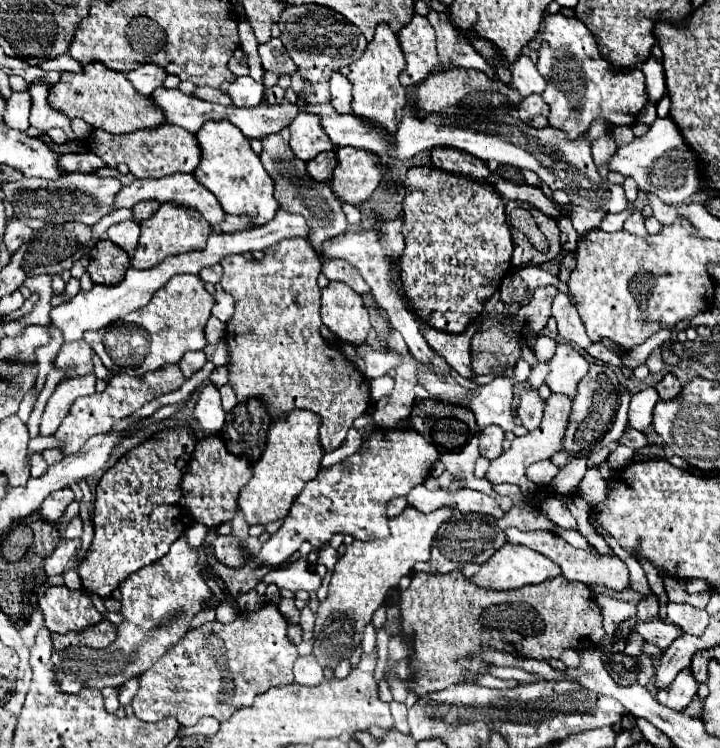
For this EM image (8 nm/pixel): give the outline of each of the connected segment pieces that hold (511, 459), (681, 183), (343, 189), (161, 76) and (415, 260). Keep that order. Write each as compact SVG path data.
M552 394L548 398L548 406L546 406L546 412L544 412L544 418L538 426L538 430L534 432L528 432L526 436L522 438L514 438L512 440L512 446L510 450L506 450L504 454L500 454L498 458L494 458L490 462L490 468L488 468L488 474L486 478L490 482L510 482L510 484L516 484L520 486L522 494L524 496L530 496L534 490L532 490L532 482L528 482L528 478L524 476L526 468L534 462L540 462L540 460L548 460L550 456L554 456L560 448L562 448L562 438L564 438L564 432L566 432L566 426L568 426L568 416L570 416L570 406L572 406L572 398L570 396L564 396L564 394Z
M670 116L656 118L656 122L642 138L634 138L628 146L616 150L616 154L608 162L608 168L624 176L632 176L638 184L638 190L654 192L670 204L680 204L688 200L688 196L698 192L704 184L702 162L698 160L698 154L690 150L690 144L682 138L680 128Z
M340 148L336 152L338 166L334 170L334 192L340 202L362 204L380 184L384 170L378 154L362 148Z
M144 64L132 72L126 72L126 78L132 82L132 86L144 96L150 96L158 86L162 86L166 76L168 72L158 64Z
M428 166L410 168L404 188L406 194L402 202L402 232L406 248L400 258L404 292L416 314L424 318L424 322L428 322L432 328L454 334L462 332L470 324L470 320L474 320L482 312L482 304L496 292L502 276L510 268L512 240L504 212L504 200L500 198L498 190L494 190L494 186L486 180L478 182L462 174L452 174Z

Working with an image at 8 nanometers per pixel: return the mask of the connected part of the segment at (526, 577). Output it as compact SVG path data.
M504 544L500 550L496 550L488 562L484 562L470 580L474 580L482 588L492 588L492 590L514 590L522 588L528 584L544 582L546 578L554 578L560 574L560 566L546 558L544 554L538 554L536 550L530 550L526 546L514 546L514 544Z

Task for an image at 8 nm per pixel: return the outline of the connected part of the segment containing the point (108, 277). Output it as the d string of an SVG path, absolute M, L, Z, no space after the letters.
M98 240L94 244L96 252L90 252L88 272L96 284L114 286L122 282L126 270L130 268L130 256L110 240Z

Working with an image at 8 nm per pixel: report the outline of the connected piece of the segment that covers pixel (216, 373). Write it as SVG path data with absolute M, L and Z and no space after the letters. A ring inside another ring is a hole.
M227 366L217 367L209 377L209 380L219 389L229 380L229 373Z

